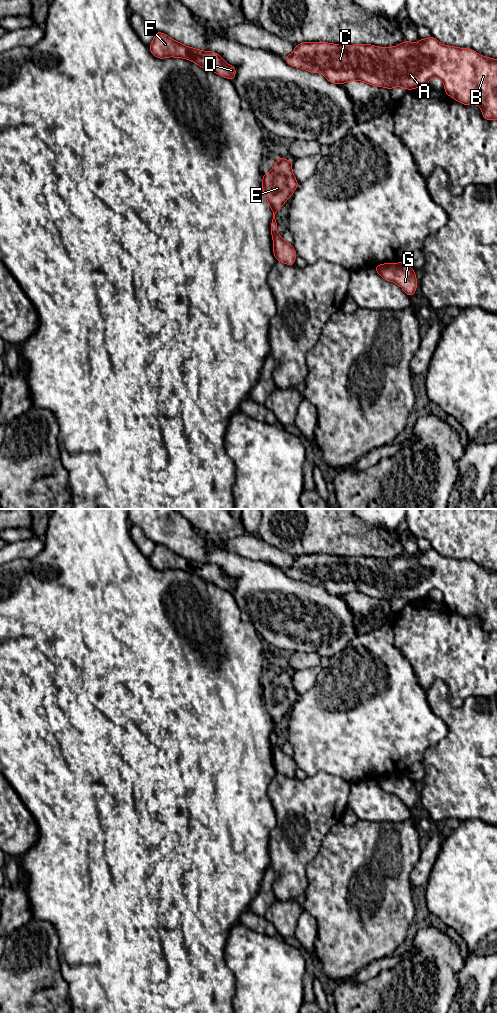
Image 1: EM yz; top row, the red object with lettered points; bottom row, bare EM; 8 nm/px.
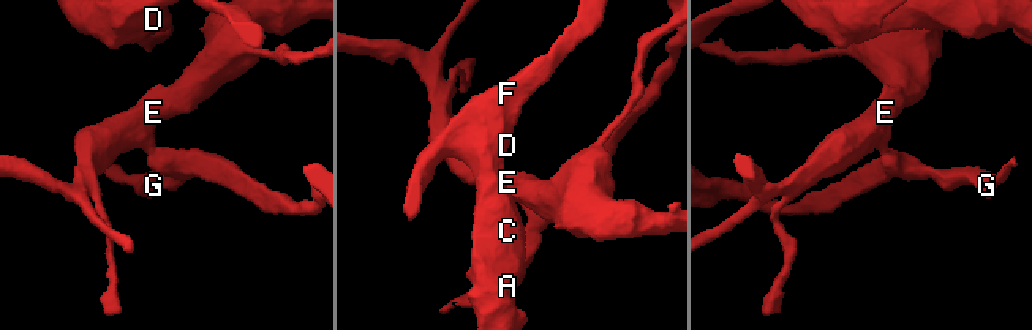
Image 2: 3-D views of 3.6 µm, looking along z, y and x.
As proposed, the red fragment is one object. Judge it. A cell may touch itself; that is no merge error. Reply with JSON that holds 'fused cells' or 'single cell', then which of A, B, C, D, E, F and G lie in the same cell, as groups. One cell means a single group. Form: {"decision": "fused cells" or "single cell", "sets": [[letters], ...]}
{"decision": "fused cells", "sets": [["A", "B", "C", "D", "F", "G"], ["E"]]}

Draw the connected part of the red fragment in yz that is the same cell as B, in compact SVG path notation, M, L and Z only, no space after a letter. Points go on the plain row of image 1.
M433 548L418 555L405 552L394 559L304 554L296 556L293 565L284 571L290 578L322 585L330 595L340 597L358 592L390 602L393 599L412 602L428 598L432 589L438 589L448 608L464 617L479 617L485 632L497 631L497 572L472 561L443 557Z

